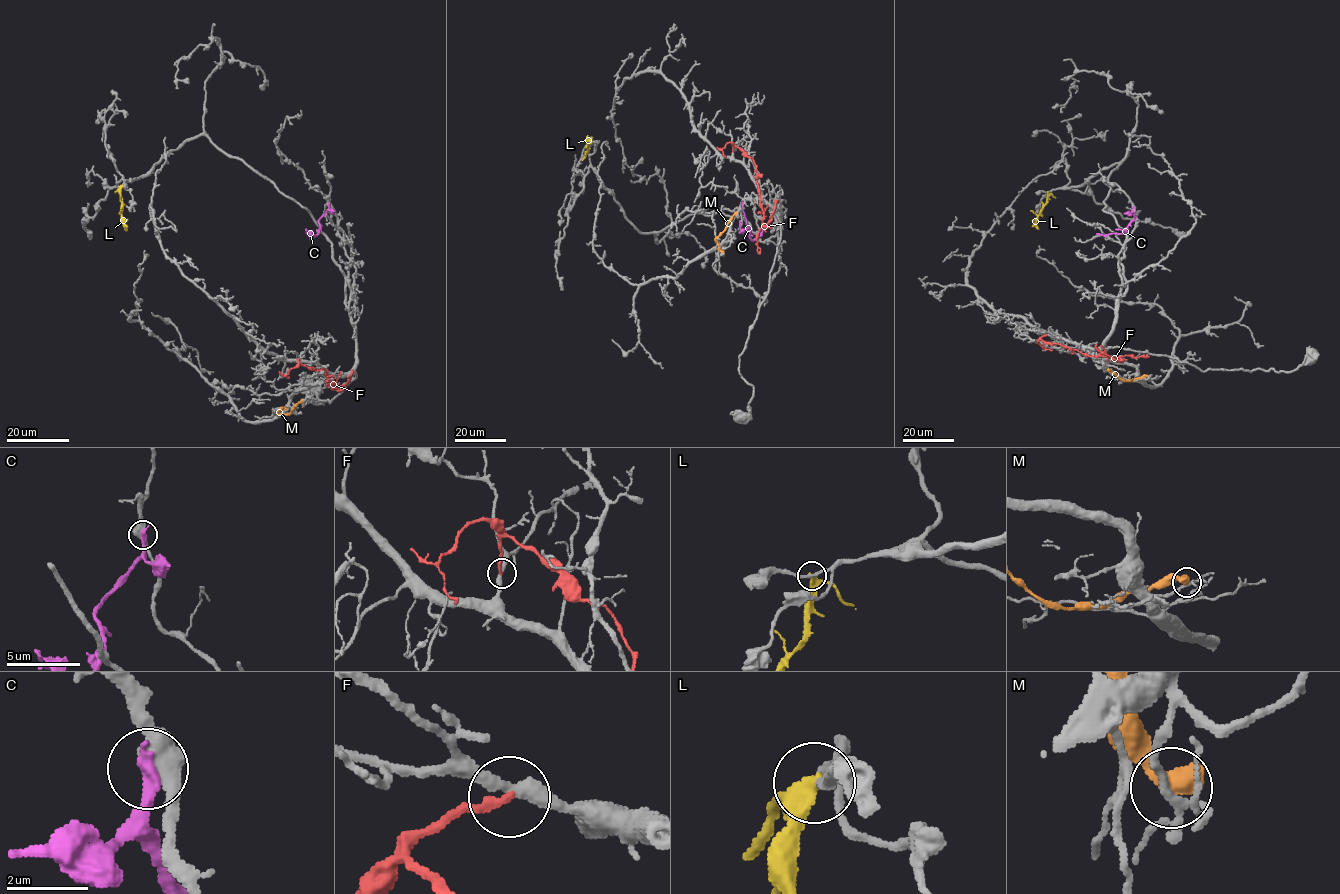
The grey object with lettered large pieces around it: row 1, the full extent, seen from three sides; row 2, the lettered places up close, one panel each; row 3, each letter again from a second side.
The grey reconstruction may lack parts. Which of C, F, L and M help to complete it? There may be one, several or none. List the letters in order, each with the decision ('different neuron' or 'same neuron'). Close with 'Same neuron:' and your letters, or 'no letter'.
C: different neuron
F: different neuron
L: different neuron
M: different neuron
Same neuron: no letter

